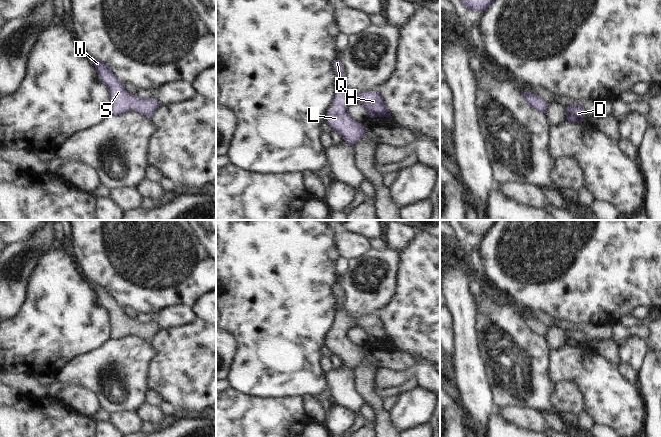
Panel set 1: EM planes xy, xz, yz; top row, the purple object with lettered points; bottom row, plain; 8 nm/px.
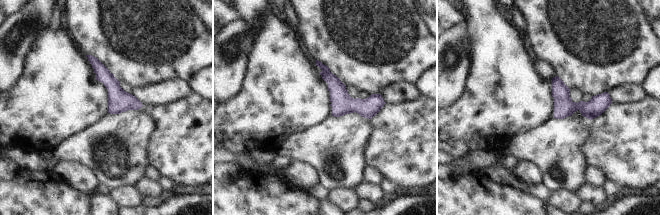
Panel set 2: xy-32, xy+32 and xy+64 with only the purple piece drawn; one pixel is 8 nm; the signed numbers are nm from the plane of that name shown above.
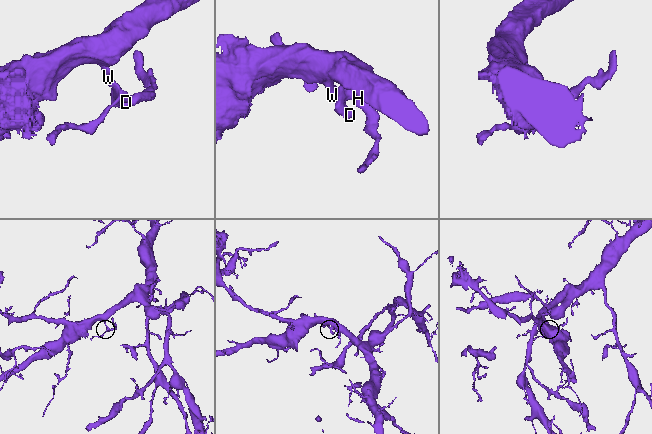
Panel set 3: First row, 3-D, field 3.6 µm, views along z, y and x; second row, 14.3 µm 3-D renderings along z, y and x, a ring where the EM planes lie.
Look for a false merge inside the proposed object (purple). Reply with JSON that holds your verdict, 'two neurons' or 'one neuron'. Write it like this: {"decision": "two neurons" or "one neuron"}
{"decision": "one neuron"}

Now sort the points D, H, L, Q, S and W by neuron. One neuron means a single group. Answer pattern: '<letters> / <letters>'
D H L Q S W

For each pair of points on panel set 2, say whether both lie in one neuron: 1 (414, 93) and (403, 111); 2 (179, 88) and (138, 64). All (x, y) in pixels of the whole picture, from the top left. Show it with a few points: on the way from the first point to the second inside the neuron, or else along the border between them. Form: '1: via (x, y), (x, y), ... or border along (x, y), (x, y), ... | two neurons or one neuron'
1: border along (422, 95), (412, 101), (386, 104) | two neurons
2: border along (189, 81), (165, 80), (144, 86) | two neurons

